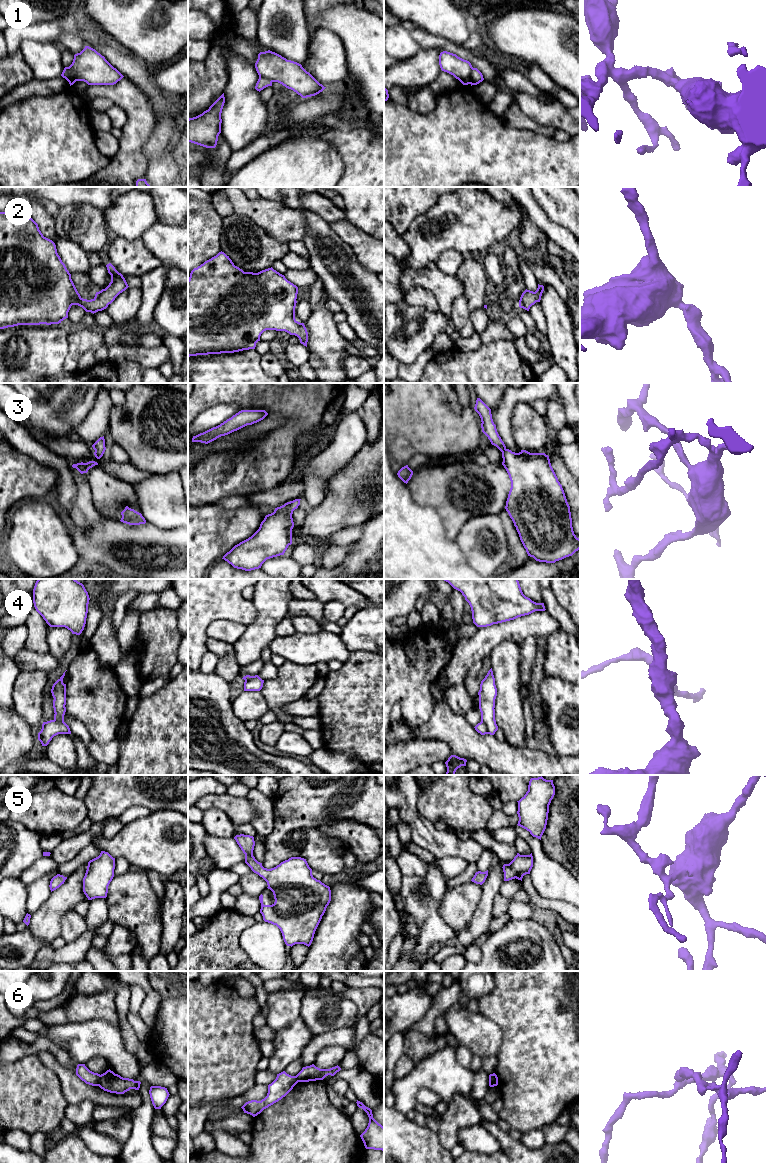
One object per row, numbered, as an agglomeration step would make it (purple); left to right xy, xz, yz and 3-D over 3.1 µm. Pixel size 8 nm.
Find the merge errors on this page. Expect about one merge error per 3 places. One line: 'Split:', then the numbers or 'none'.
Split: 1, 4, 6

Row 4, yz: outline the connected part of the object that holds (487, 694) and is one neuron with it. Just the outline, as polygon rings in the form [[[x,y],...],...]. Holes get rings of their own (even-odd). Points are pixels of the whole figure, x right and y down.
[[[492,668],[488,671],[485,678],[481,681],[479,695],[479,709],[481,712],[481,721],[486,725],[487,732],[494,735],[498,730],[495,720],[495,699],[497,688]]]

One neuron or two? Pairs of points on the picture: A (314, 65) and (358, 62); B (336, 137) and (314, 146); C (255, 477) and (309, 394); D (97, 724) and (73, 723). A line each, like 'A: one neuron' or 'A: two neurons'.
A: two neurons
B: two neurons
C: one neuron
D: two neurons

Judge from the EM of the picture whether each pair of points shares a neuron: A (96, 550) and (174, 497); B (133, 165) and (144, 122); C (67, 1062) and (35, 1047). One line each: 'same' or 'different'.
A: different
B: same
C: same

